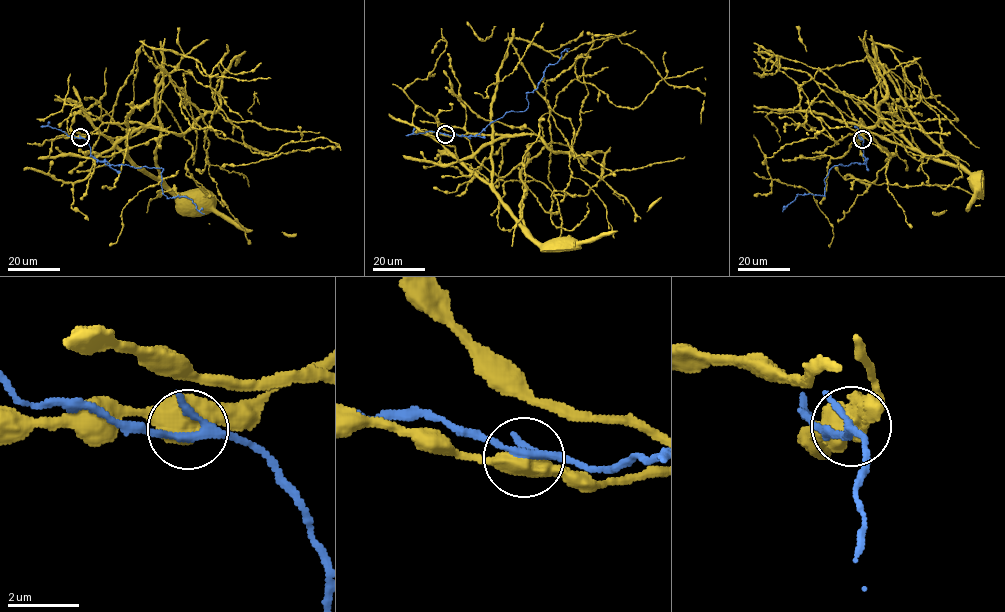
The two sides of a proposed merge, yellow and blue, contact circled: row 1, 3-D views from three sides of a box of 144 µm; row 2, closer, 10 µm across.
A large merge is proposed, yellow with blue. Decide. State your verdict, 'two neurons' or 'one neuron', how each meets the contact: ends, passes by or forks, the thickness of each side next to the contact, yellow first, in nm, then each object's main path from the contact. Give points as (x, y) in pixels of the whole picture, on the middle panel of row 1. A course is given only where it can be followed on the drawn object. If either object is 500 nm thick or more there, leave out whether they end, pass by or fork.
two neurons; 600 nm thick on the yellow side, 200 nm on the other; yellow runs (445, 134), (507, 136), (492, 144), (492, 189), (512, 217), (534, 238), (543, 243), (559, 242); blue runs (445, 134), (475, 136), (507, 112), (523, 111), (528, 104), (526, 92), (536, 89), (544, 71), (569, 48)

